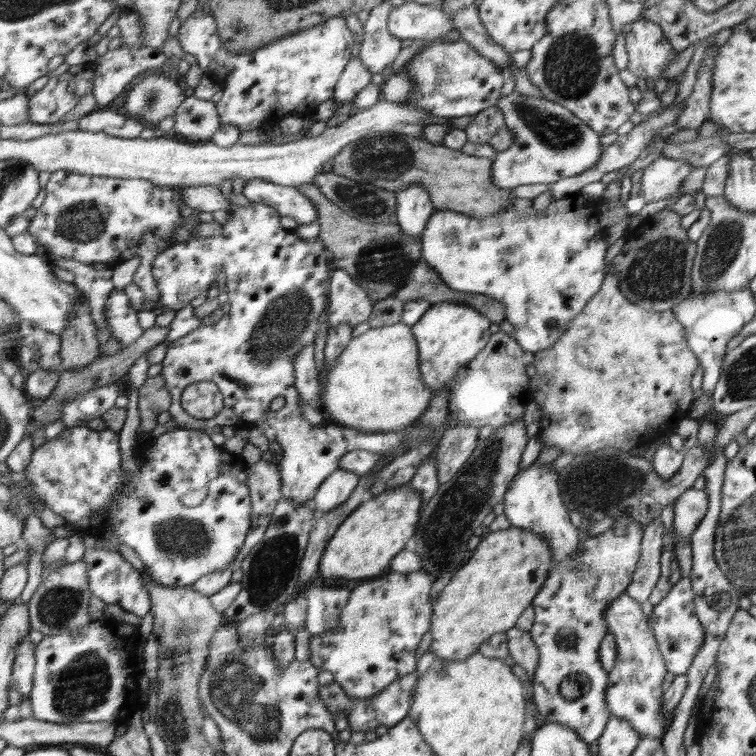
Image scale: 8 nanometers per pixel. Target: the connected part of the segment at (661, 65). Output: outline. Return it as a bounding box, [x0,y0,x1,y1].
[622,19,679,80]

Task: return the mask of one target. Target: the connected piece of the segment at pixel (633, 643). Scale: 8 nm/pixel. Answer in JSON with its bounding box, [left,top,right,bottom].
[604,591,668,739]

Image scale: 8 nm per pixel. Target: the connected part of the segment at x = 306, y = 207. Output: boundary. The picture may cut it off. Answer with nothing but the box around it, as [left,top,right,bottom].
[242,179,317,224]

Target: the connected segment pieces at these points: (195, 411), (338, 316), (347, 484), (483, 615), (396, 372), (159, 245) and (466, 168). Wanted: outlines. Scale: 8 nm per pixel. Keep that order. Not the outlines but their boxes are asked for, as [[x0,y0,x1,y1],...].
[[182,381,225,420],[328,269,374,328],[312,468,360,515],[428,526,552,662],[323,321,432,433],[28,171,185,307],[333,131,512,220]]

